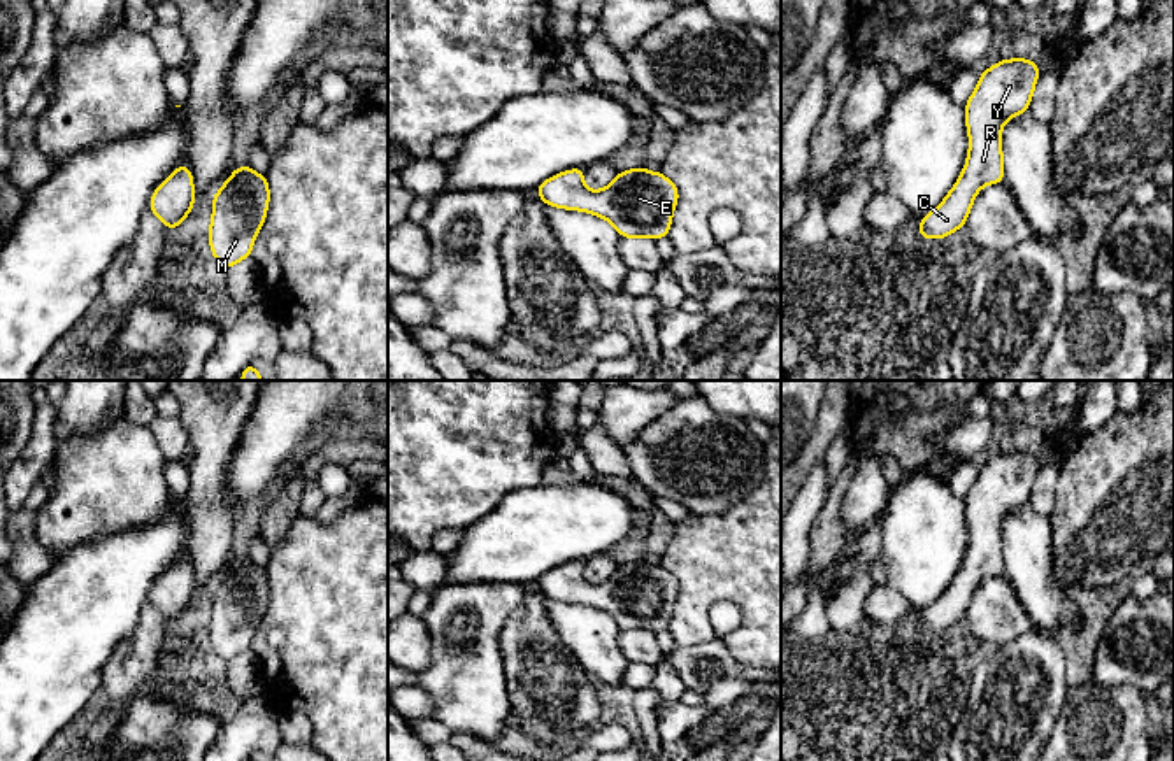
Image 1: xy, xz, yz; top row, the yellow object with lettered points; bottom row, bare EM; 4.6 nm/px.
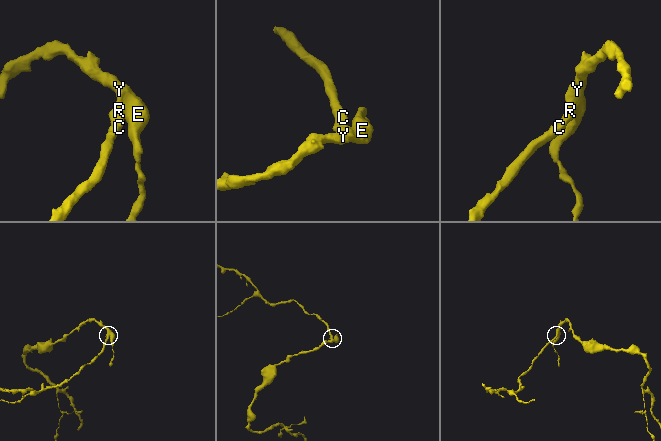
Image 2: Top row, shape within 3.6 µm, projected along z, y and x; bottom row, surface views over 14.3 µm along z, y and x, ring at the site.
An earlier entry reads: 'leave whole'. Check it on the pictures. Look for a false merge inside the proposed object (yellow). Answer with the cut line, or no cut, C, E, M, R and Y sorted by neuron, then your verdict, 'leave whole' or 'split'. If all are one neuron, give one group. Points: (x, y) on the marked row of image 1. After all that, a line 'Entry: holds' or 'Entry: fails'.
no cut; C E M R Y; leave whole
Entry: holds

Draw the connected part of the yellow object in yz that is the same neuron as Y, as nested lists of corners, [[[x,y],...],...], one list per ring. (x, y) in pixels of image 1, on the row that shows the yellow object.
[[[1025,58],[1000,60],[979,74],[963,105],[969,132],[963,172],[941,205],[921,217],[920,238],[946,238],[965,226],[977,191],[986,184],[1002,184],[1002,126],[1028,110],[1039,74],[1039,65]]]

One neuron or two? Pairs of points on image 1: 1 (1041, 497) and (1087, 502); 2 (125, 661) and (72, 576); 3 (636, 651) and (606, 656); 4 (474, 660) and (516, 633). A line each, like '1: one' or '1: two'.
1: two
2: two
3: two
4: two

